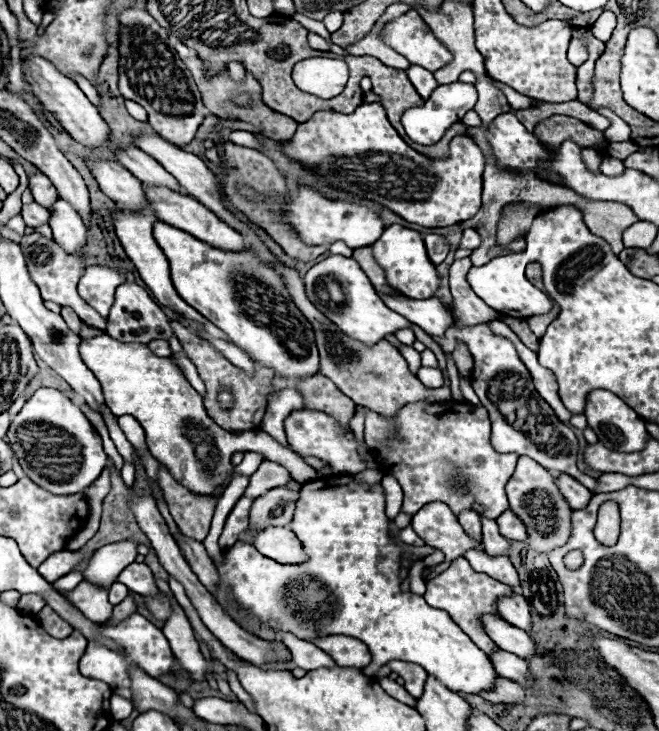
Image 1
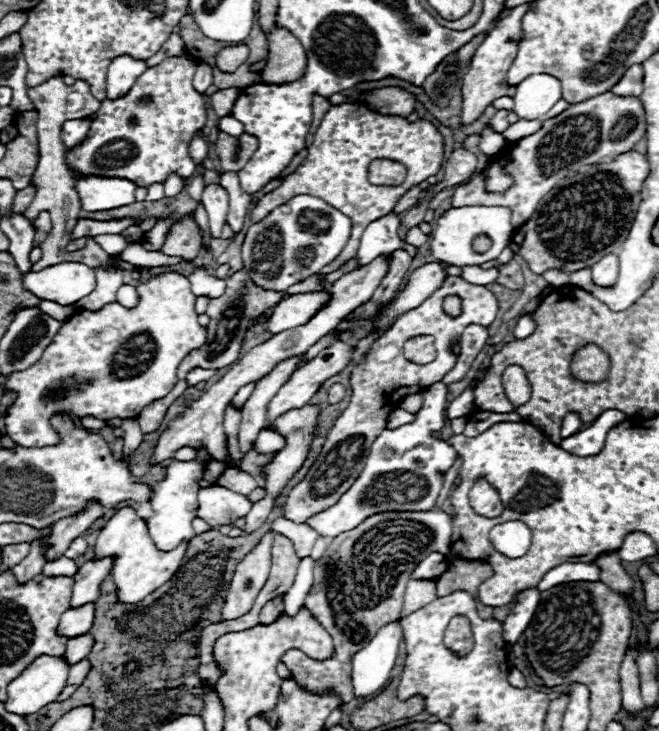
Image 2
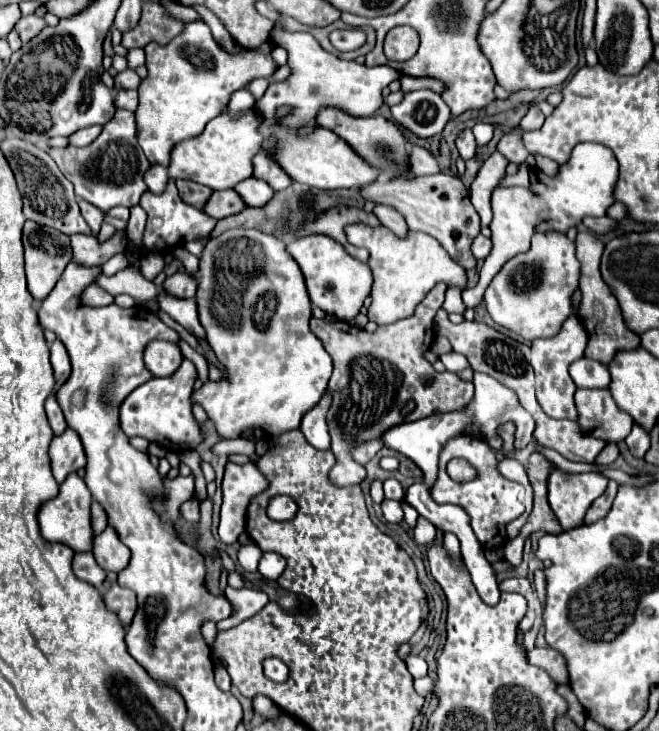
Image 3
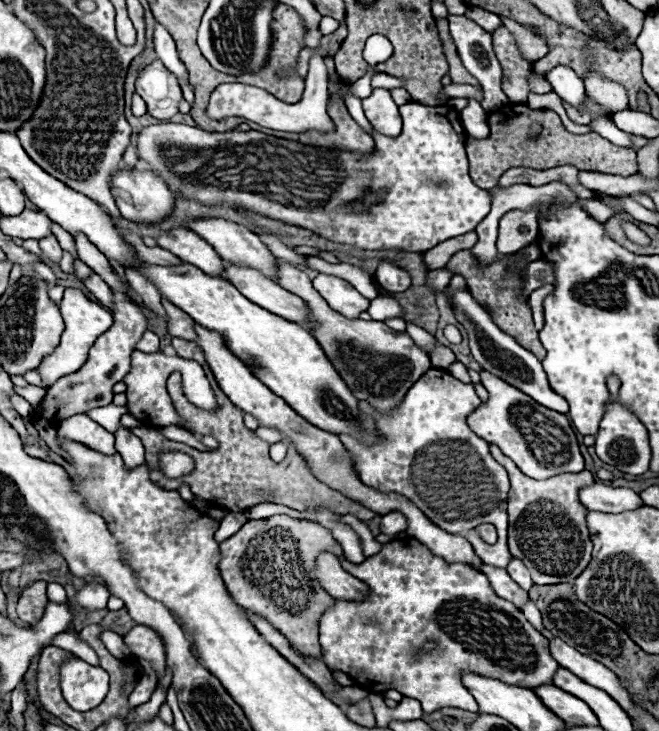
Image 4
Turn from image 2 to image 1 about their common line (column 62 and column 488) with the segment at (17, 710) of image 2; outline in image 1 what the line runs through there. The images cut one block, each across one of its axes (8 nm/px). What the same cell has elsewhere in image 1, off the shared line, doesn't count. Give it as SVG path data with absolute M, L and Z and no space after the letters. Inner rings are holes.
M334 474L332 478L318 478L306 482L296 502L296 512L290 528L298 534L308 560L302 564L280 564L262 556L252 544L238 540L234 546L222 550L222 564L216 566L220 574L220 586L234 596L234 604L248 616L256 616L264 626L276 634L292 632L294 636L308 640L318 636L352 636L362 640L372 652L372 662L362 669L368 678L392 662L404 660L420 664L428 674L436 676L442 684L456 692L478 694L492 688L496 672L488 654L484 654L468 634L444 612L428 606L422 596L402 592L400 568L404 552L390 536L392 520L386 516L386 496L382 484L368 486L358 482L352 474Z

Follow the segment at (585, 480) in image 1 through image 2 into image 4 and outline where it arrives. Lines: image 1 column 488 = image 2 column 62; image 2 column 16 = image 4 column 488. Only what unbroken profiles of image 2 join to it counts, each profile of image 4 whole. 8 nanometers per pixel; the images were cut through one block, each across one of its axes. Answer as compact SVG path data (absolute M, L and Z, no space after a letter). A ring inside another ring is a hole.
M480 372L482 384L488 390L488 400L482 402L470 416L468 426L488 444L496 444L508 458L516 462L516 466L536 478L550 478L564 472L580 472L584 470L584 458L578 450L576 432L572 430L566 414L552 412L540 404L536 404L530 396L512 388L508 382L492 376L490 372Z

